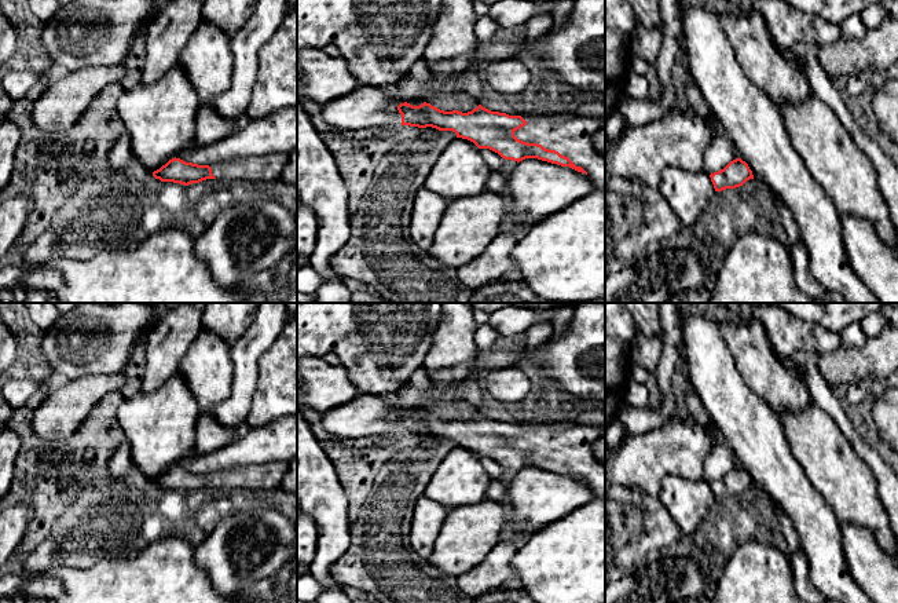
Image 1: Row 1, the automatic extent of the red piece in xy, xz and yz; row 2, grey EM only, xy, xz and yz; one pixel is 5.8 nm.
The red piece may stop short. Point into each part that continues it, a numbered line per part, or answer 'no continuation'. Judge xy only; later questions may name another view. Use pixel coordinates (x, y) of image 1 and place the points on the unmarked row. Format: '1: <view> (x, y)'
1: xy (266, 477)

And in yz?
no continuation

